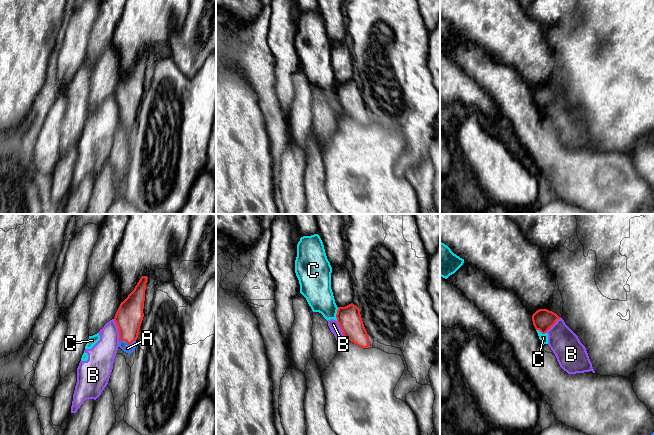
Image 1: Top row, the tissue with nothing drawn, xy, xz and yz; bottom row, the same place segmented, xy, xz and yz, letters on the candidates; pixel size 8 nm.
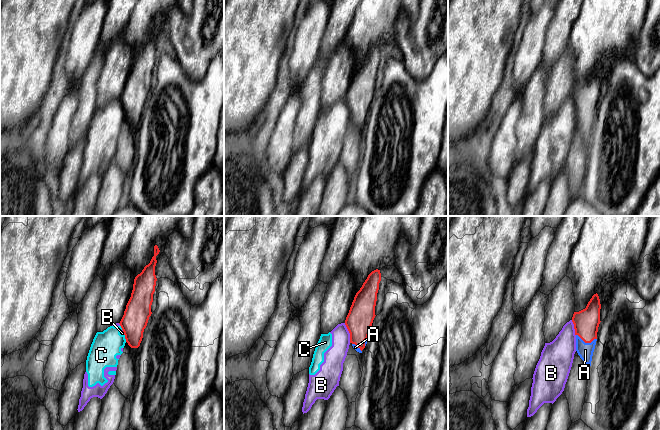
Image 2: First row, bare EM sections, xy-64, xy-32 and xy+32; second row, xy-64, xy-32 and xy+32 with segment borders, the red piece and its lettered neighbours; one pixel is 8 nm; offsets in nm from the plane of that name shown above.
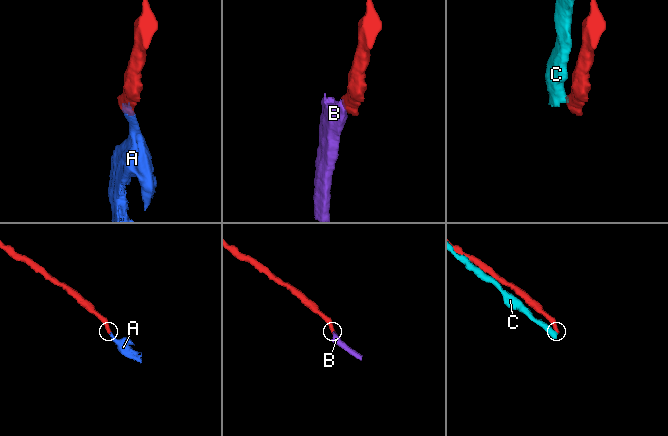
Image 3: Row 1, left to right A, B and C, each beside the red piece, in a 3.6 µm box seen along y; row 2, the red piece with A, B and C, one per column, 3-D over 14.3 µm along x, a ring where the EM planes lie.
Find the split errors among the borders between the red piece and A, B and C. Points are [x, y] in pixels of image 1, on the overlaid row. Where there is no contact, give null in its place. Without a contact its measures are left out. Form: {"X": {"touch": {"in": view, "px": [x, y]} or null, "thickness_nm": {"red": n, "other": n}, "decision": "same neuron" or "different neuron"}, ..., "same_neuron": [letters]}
{"A": {"touch": {"in": "xy", "px": [127, 342]}, "thickness_nm": {"red": 220, "other": 70}, "decision": "same neuron"}, "B": {"touch": {"in": "xy", "px": [118, 330]}, "thickness_nm": {"red": 220, "other": 220}, "decision": "different neuron"}, "C": {"touch": {"in": "xz", "px": [336, 314]}, "thickness_nm": {"red": 190, "other": 220}, "decision": "different neuron"}, "same_neuron": ["A"]}

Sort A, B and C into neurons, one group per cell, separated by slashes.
A / B C

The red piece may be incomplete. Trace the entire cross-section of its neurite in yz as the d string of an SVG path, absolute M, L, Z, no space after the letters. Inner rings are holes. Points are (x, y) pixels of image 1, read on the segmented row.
M539 309L532 315L535 329L542 334L545 334L560 318L556 313L547 309Z

